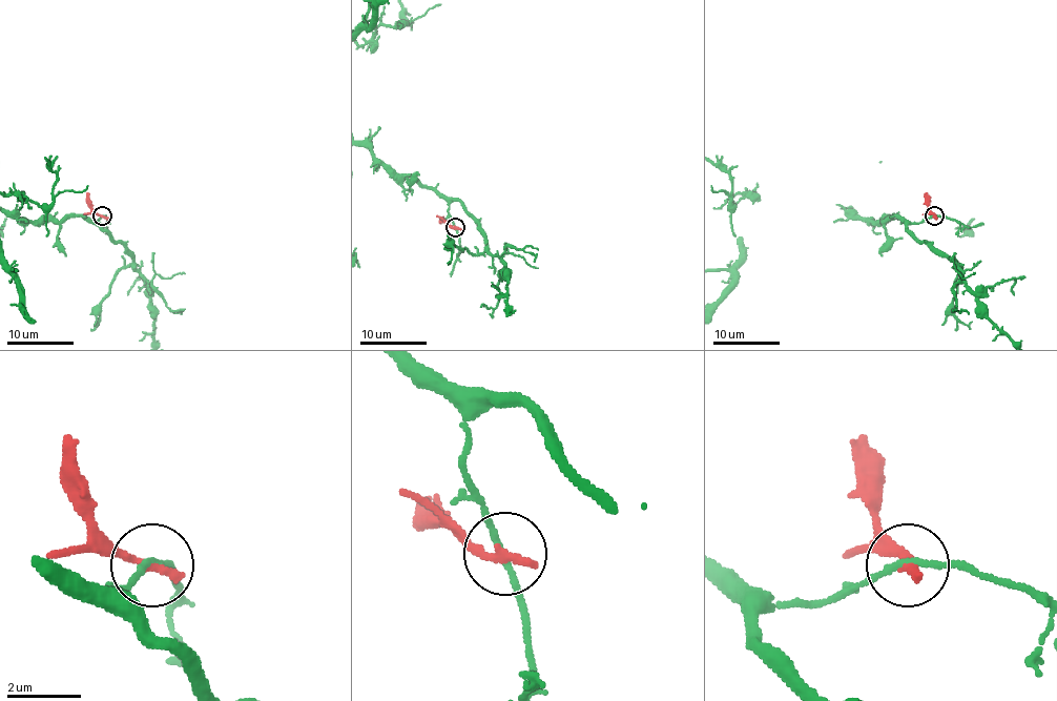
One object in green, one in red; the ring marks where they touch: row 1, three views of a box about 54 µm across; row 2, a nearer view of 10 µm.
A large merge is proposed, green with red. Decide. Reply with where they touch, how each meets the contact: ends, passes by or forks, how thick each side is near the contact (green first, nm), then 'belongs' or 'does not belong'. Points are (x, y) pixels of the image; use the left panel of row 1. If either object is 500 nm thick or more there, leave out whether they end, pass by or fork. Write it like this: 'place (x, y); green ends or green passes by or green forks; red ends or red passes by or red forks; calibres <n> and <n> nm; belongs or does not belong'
place (102, 215); green passes by; red ends; calibres 160 and 280 nm; does not belong

